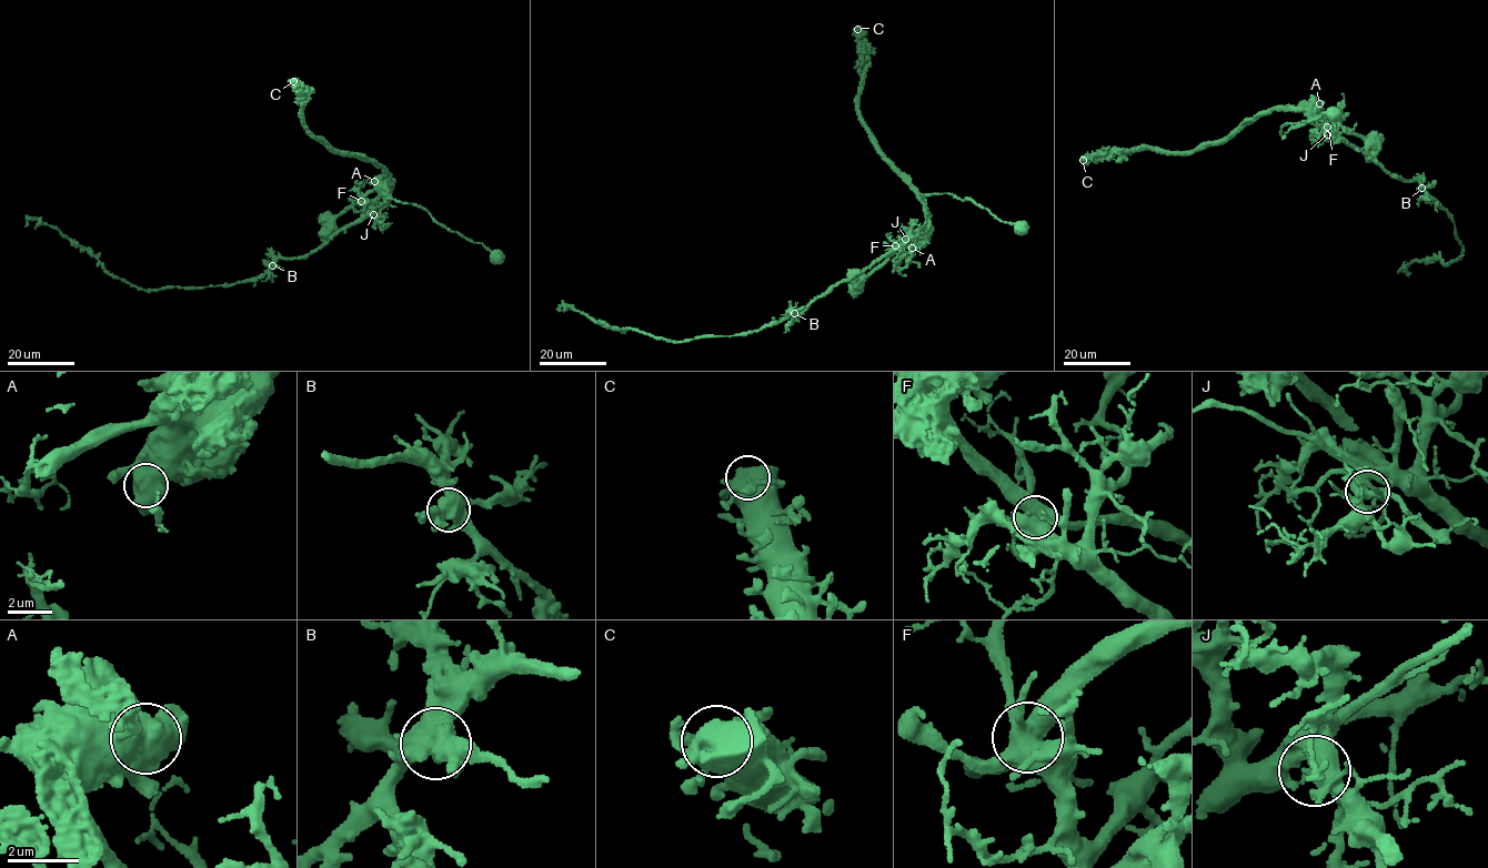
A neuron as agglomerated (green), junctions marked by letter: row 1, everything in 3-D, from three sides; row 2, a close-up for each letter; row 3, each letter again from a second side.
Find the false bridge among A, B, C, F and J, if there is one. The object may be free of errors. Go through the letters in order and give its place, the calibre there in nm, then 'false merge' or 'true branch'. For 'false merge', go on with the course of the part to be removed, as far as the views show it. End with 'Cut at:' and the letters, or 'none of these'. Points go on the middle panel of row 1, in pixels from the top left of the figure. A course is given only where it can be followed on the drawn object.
A: place (912, 248); calibre 600 nm; true branch
B: place (794, 313); calibre 550 nm; true branch
C: place (857, 29); calibre 550 nm; true branch
F: place (895, 245); calibre 600 nm; false merge; course (895, 245), (800, 313), (748, 333), (671, 342), (612, 327), (564, 304), (559, 310)
J: place (905, 239); calibre 440 nm; true branch
Cut at: F

